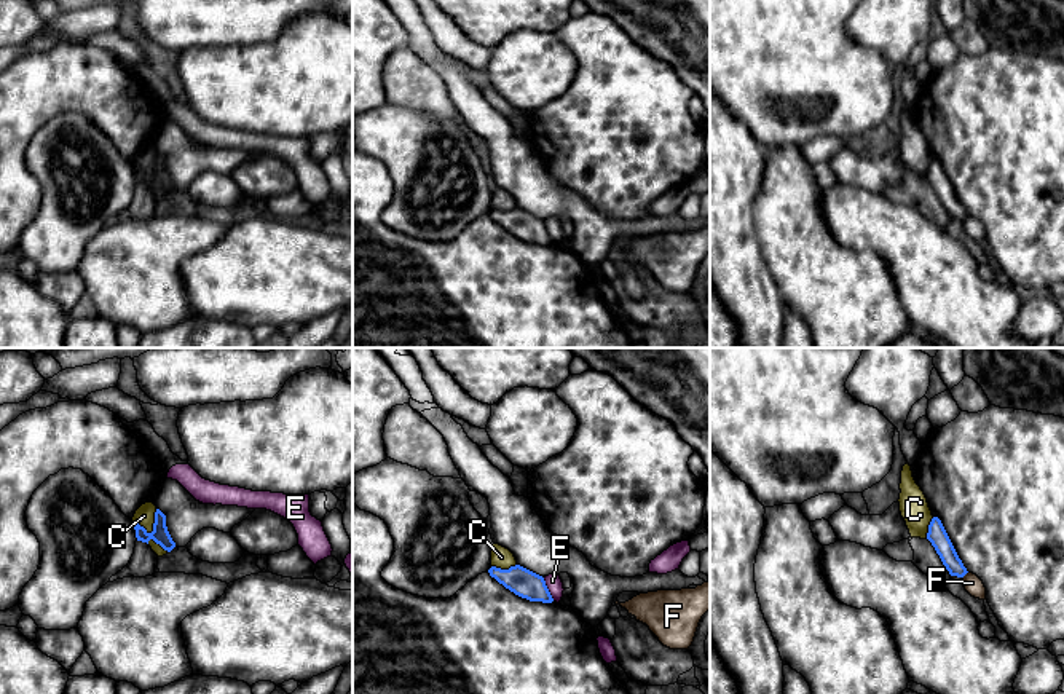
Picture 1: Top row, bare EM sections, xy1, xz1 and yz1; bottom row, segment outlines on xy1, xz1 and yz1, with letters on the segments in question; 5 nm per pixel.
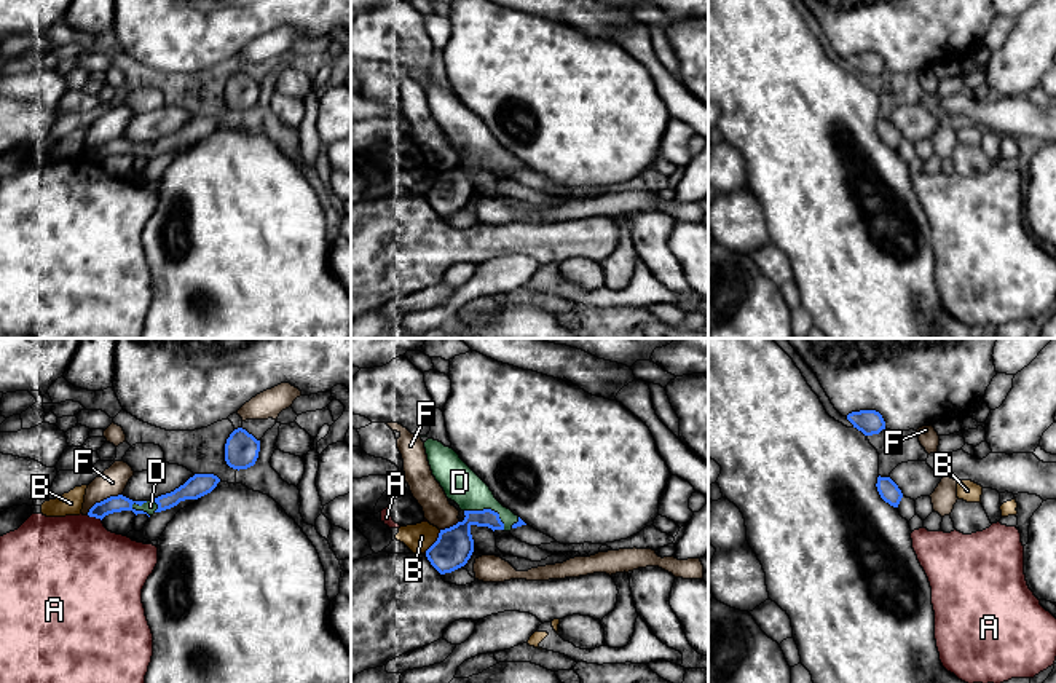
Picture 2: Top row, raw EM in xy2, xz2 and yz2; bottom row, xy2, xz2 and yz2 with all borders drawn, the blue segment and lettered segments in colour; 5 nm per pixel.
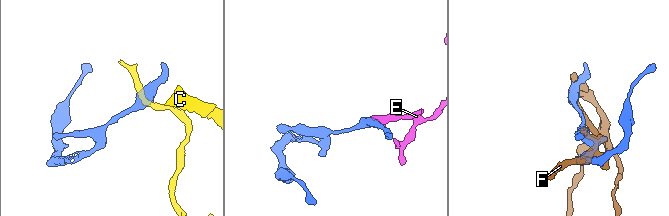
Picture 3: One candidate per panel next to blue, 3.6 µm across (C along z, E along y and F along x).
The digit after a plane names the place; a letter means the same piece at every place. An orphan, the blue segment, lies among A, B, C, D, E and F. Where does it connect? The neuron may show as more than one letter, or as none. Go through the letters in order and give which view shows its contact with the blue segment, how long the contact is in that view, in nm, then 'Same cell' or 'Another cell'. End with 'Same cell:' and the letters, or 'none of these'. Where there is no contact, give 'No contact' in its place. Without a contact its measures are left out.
A: Touches blue in xy2. Shared border 80 nm. Another cell
B: Touches blue in xz2. Shared border 150 nm. Another cell
C: Touches blue in xy1. Shared border 140 nm. Another cell
D: Touches blue in xz2. Shared border 220 nm. Same cell
E: Touches blue in xz1. Shared border 130 nm. Another cell
F: Touches blue in xy2. Shared border 220 nm. Another cell
Same cell: D

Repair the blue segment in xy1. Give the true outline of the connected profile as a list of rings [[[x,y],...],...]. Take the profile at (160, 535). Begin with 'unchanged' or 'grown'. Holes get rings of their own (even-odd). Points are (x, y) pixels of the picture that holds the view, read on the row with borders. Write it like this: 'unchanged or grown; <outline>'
unchanged; [[[156,509],[155,512],[155,523],[153,531],[148,533],[144,526],[139,523],[134,523],[136,538],[137,541],[147,542],[153,539],[156,544],[160,544],[164,550],[171,552],[175,547],[175,542],[172,541],[167,526],[166,526],[166,515]]]

